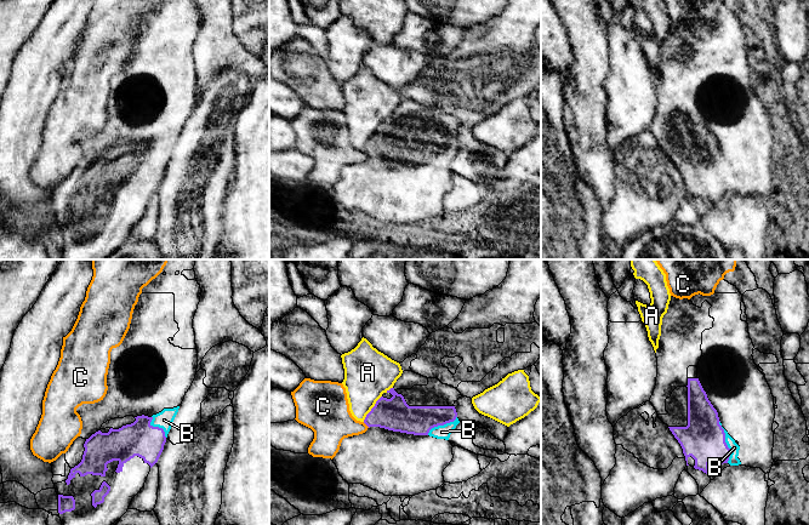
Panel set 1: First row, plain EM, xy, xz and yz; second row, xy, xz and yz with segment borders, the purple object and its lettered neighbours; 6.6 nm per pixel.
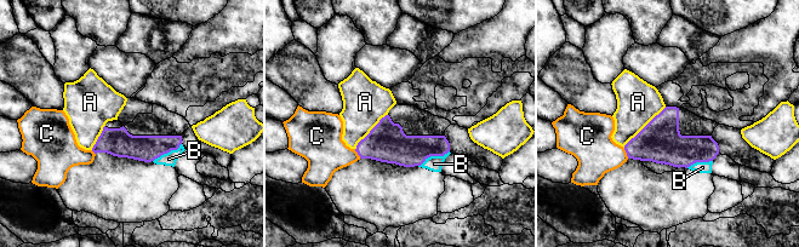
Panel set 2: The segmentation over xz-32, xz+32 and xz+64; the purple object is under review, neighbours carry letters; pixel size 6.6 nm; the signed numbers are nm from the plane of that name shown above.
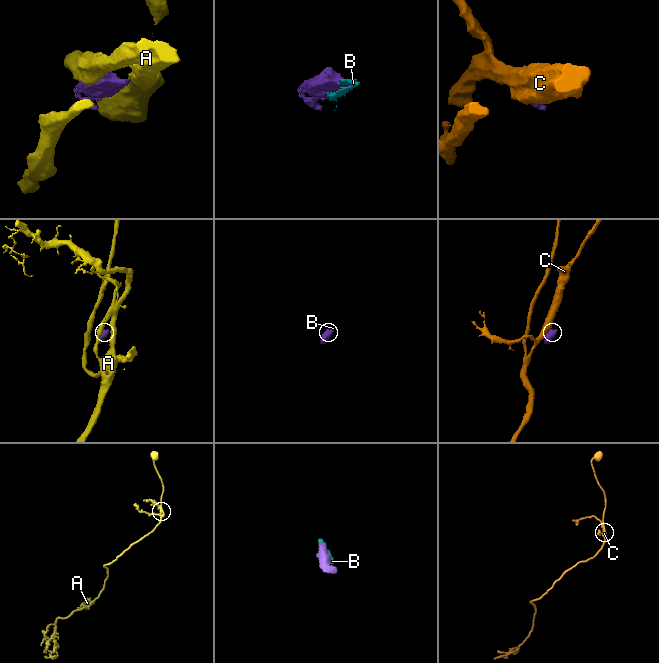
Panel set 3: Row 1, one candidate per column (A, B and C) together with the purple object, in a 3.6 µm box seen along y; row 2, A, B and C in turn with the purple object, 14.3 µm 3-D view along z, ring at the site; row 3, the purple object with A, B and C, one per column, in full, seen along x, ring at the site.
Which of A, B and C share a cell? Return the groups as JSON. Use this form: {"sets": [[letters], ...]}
{"sets": [["A"], ["B"], ["C"]]}

